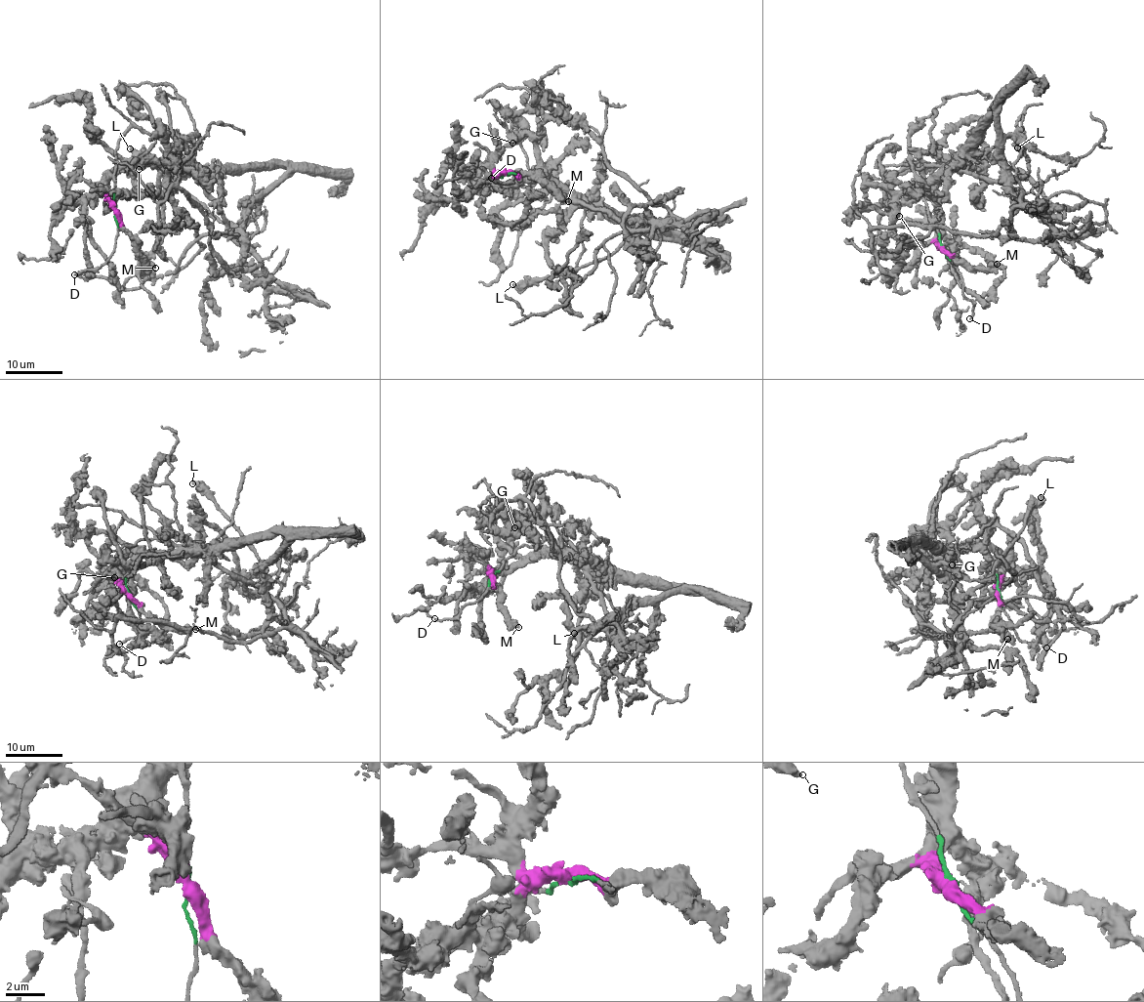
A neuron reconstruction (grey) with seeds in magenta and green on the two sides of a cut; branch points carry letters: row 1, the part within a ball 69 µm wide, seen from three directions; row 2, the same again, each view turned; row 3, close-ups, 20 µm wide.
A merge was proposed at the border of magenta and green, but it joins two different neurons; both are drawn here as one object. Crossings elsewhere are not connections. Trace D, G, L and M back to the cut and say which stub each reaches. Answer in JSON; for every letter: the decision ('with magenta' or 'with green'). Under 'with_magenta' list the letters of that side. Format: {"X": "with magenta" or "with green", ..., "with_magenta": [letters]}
{"D": "with green", "G": "with magenta", "L": "with magenta", "M": "with magenta", "with_magenta": ["G", "L", "M"]}

